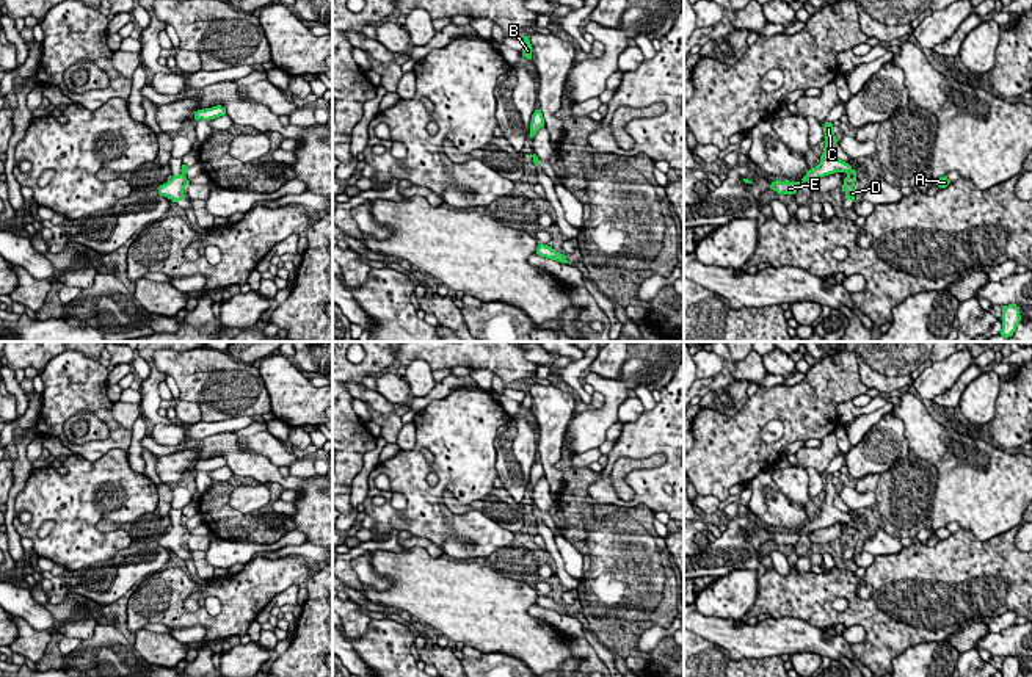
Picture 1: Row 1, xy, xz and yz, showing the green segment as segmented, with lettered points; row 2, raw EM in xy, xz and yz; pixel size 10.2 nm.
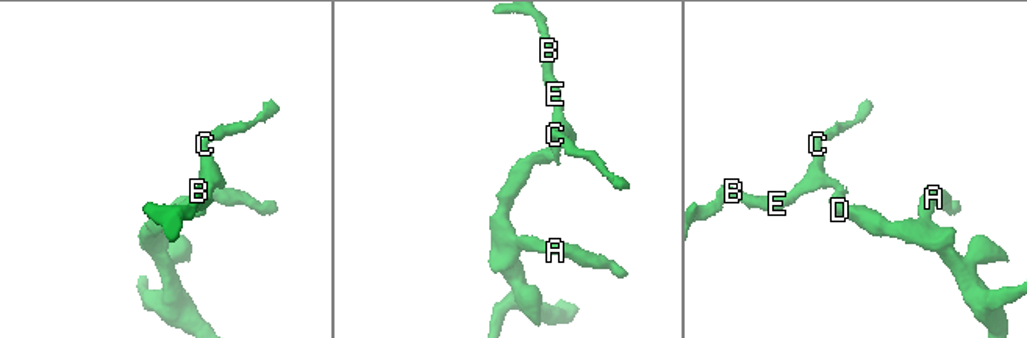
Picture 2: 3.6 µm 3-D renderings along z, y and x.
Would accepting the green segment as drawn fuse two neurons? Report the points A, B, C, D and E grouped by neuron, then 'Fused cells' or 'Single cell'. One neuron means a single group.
Groups: A D / B C E. Fused cells

